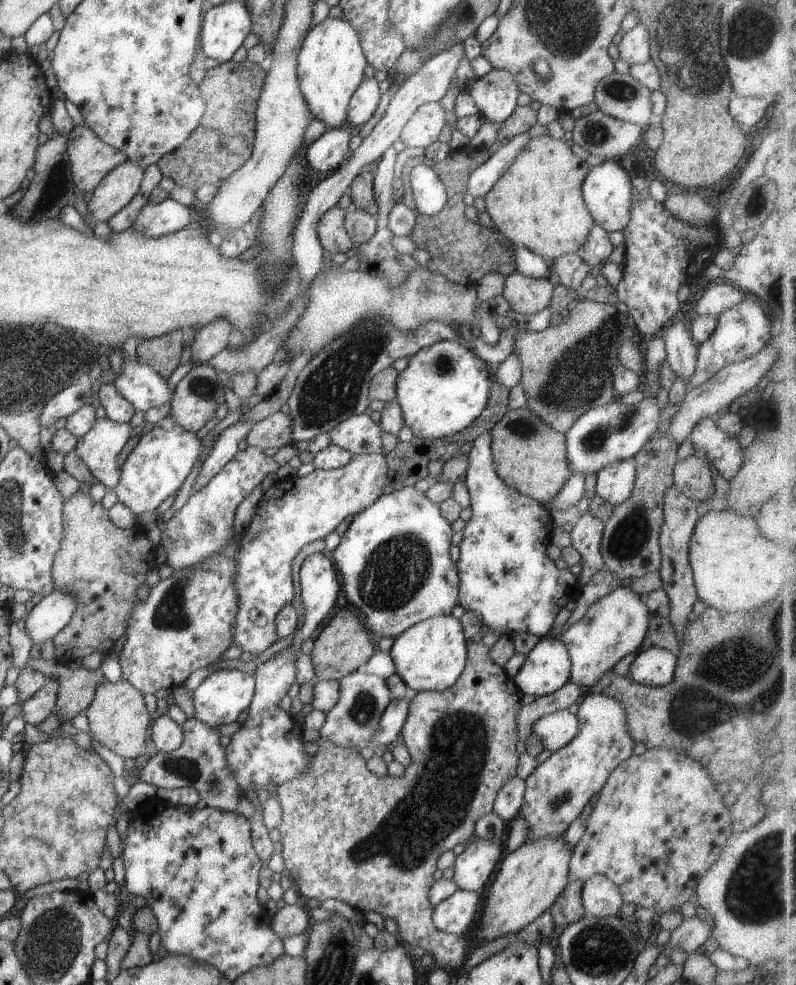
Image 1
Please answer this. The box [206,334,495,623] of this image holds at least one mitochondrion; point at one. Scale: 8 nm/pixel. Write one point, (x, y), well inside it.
(396, 570)

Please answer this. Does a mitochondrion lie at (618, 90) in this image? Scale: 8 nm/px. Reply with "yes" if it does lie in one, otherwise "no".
yes

